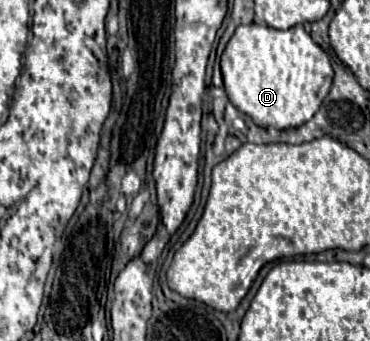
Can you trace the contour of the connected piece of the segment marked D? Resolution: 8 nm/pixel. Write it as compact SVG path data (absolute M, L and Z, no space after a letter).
M256 23L238 25L220 57L220 65L222 65L224 87L230 101L242 113L250 115L258 127L274 127L274 129L300 127L306 121L310 121L318 111L322 99L328 95L334 77L328 55L312 41L312 37L304 31L302 25L296 25L286 31L278 31L268 25L256 25Z

